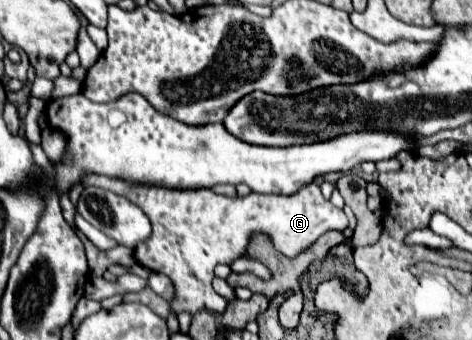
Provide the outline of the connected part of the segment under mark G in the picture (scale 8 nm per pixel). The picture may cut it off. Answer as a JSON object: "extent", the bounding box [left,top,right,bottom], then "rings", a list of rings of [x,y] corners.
{"extent":[83,175,349,313],"rings":[[[89,175],[83,179],[85,185],[113,191],[131,203],[139,205],[149,221],[153,223],[153,235],[143,245],[137,245],[137,263],[151,271],[165,273],[177,293],[171,303],[175,313],[223,313],[227,307],[225,298],[218,295],[213,287],[213,267],[219,263],[231,265],[235,259],[247,253],[251,237],[255,233],[269,235],[275,251],[285,257],[297,257],[311,247],[323,233],[341,231],[349,225],[343,209],[335,207],[321,195],[319,185],[305,185],[295,195],[261,195],[249,193],[247,197],[225,197],[211,189],[199,191],[175,191],[164,187],[127,185],[121,179]]]}

